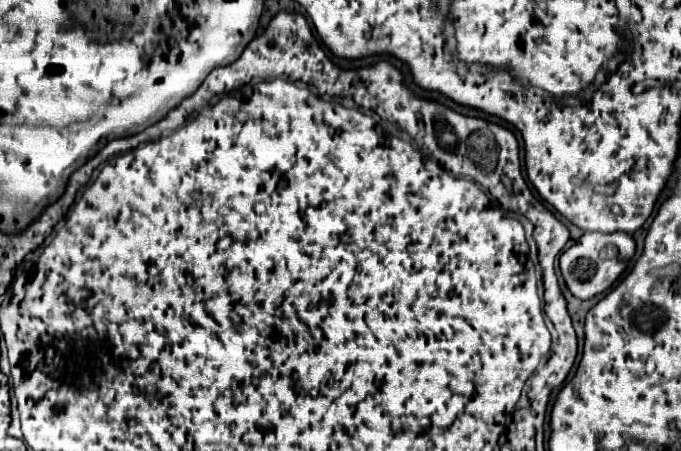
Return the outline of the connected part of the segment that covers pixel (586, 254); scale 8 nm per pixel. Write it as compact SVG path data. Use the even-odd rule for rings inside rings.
M616 231L612 235L602 235L602 233L584 233L580 237L580 241L576 241L570 249L566 249L562 255L560 255L560 271L562 271L562 277L566 281L566 287L568 291L578 297L578 299L592 299L594 295L606 291L608 287L612 287L612 283L622 275L622 271L626 269L628 261L632 259L634 255L634 239L622 231ZM606 245L616 245L618 249L618 255L612 257L612 259L602 259L600 257L600 251L606 247Z

